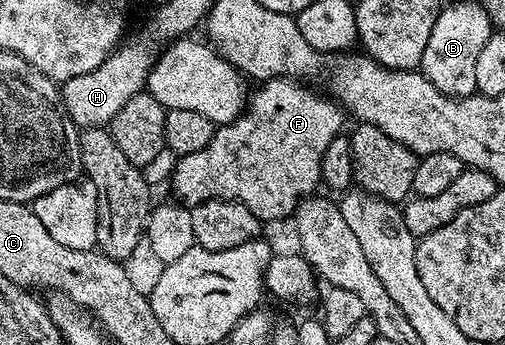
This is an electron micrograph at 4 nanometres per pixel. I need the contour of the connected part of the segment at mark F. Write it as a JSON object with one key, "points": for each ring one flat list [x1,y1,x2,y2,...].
{"points":[[287,78,265,80,259,86,262,88,249,96,248,110,230,123,221,124,204,149,178,156,172,176,173,198,183,205,203,203,209,199,237,199,260,221,289,220,298,204,319,190,322,183,320,161,324,159,324,149,328,149,330,142,343,130,342,108,333,98,317,95,304,84]]}

